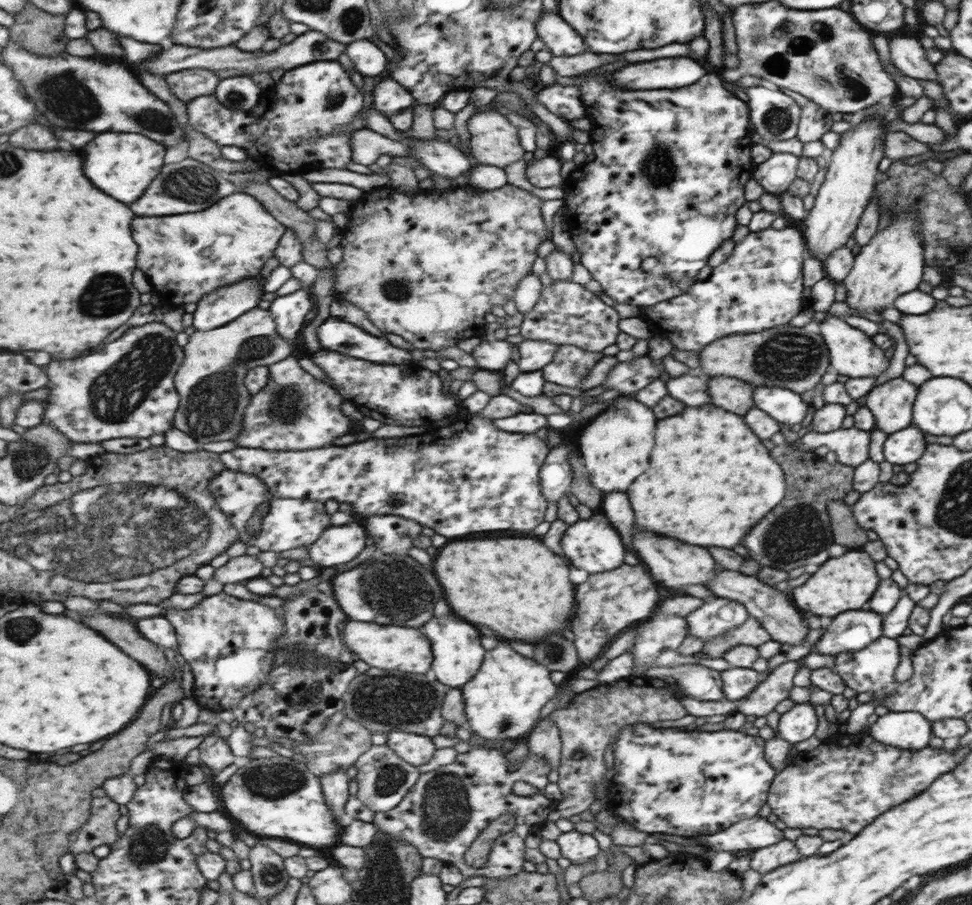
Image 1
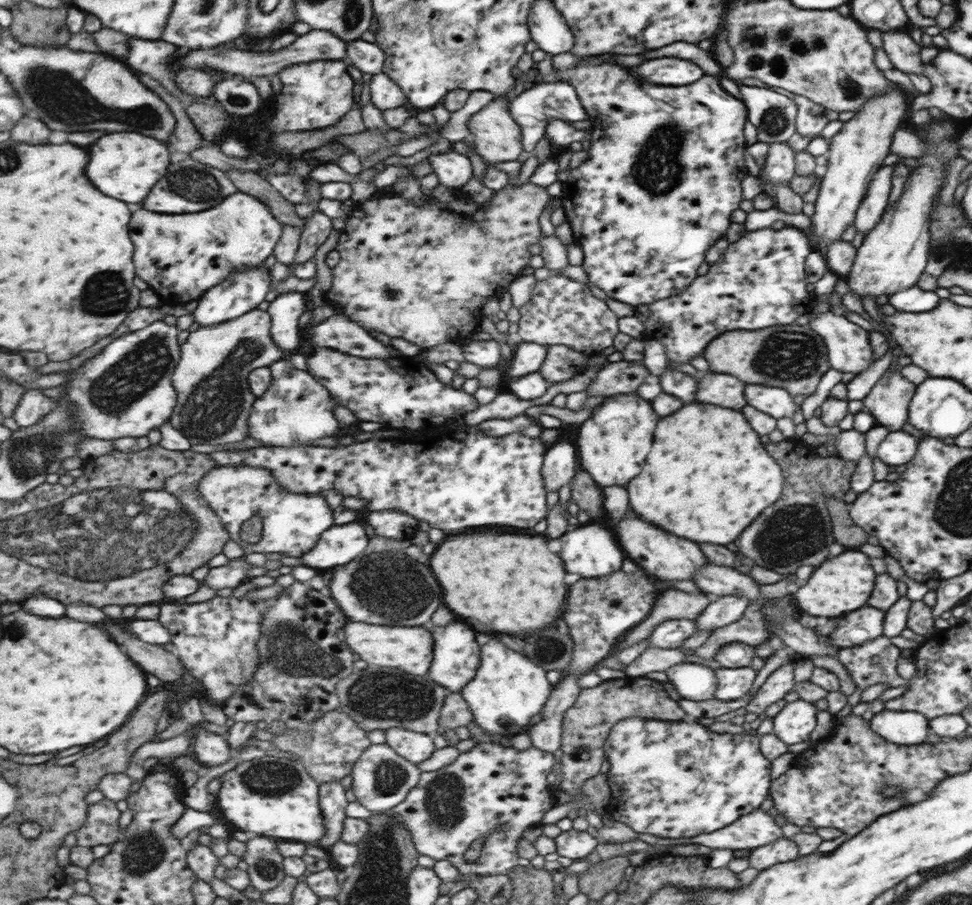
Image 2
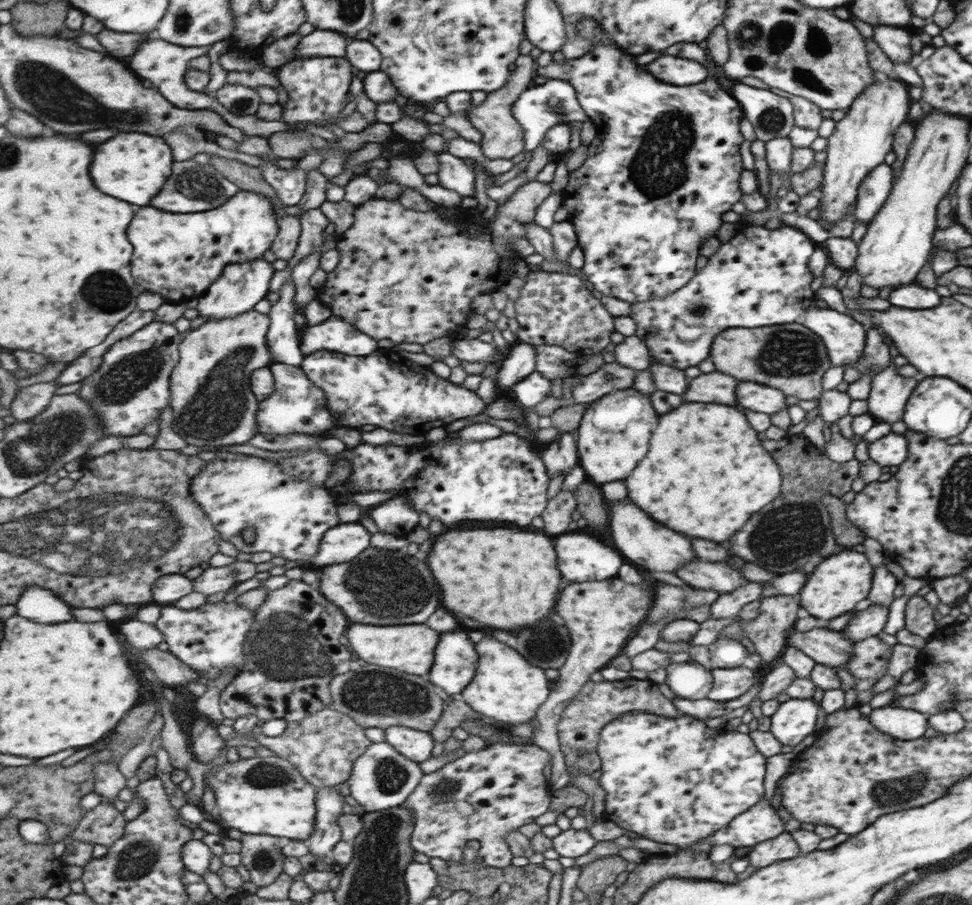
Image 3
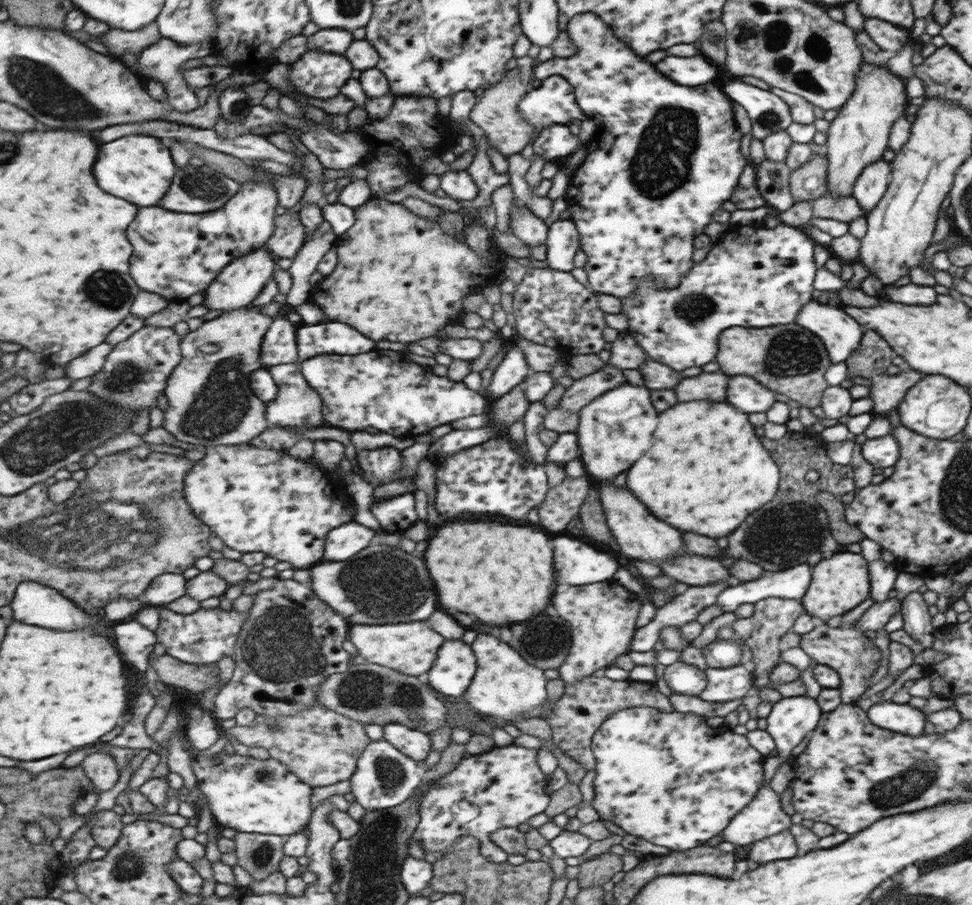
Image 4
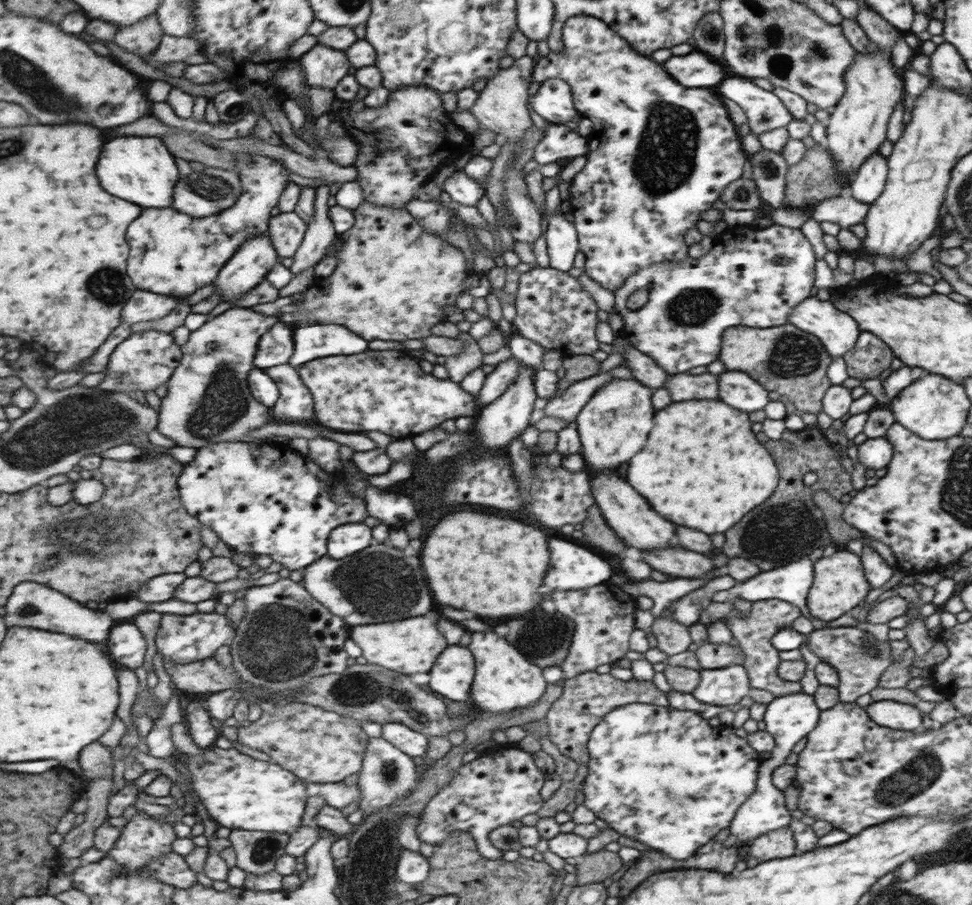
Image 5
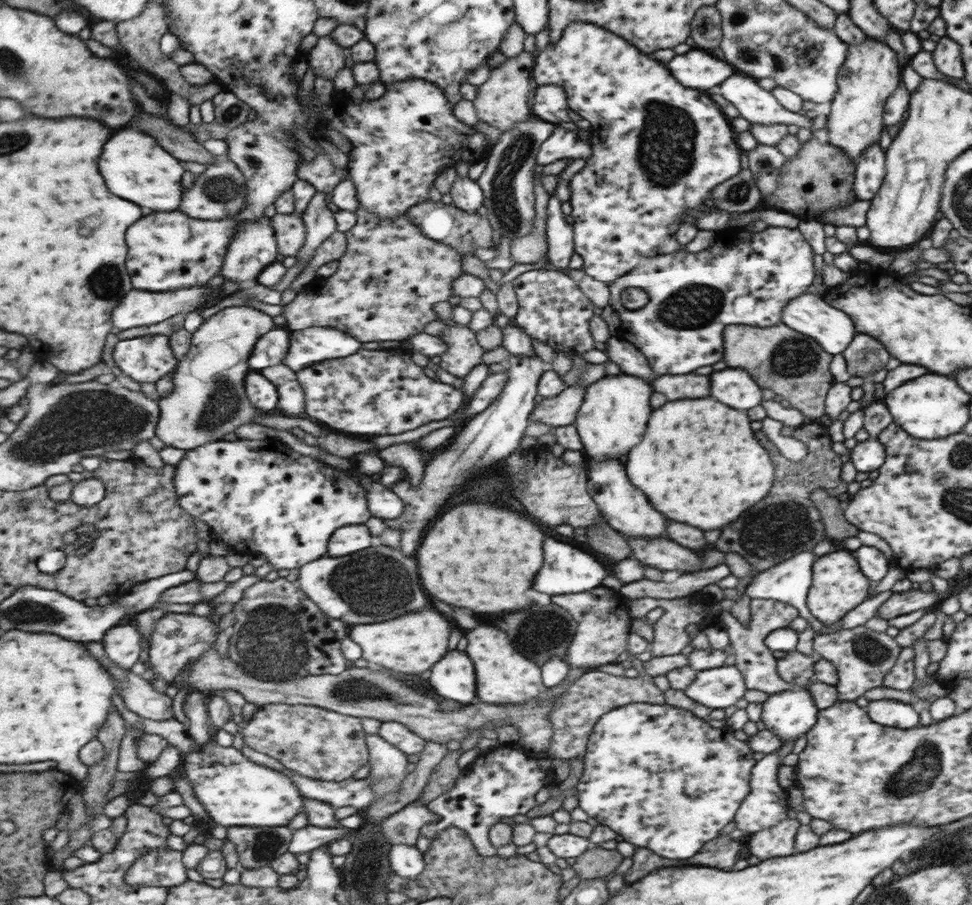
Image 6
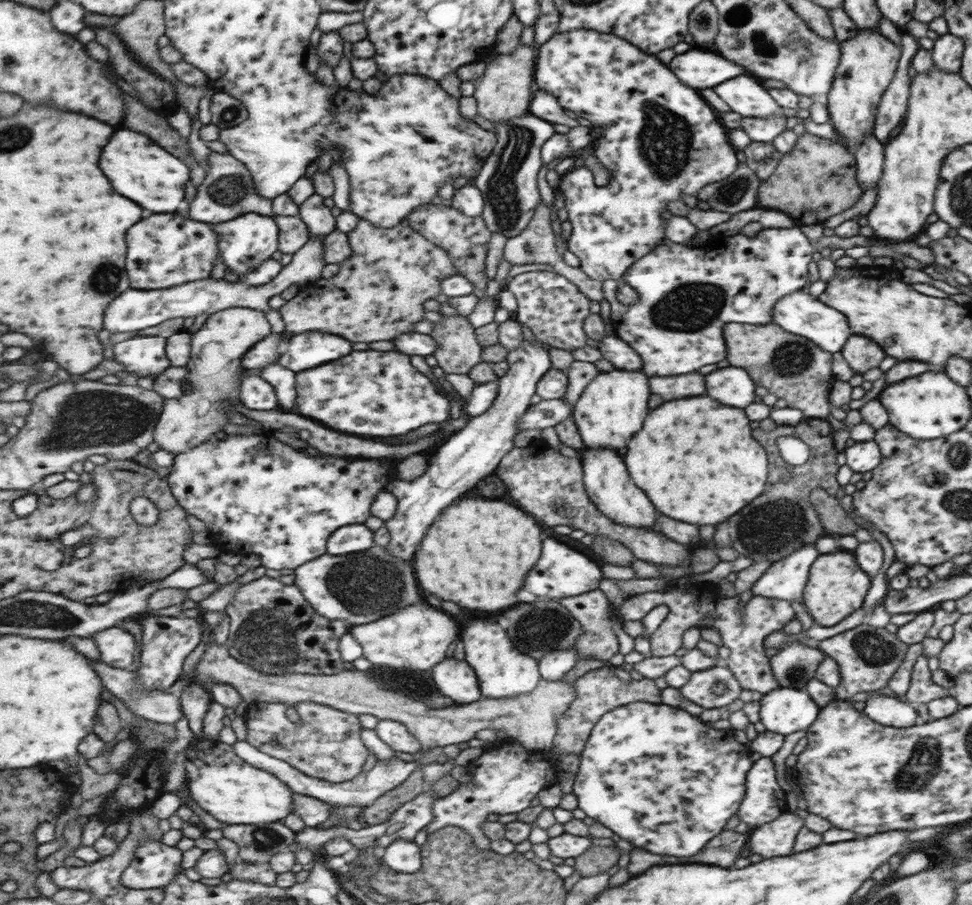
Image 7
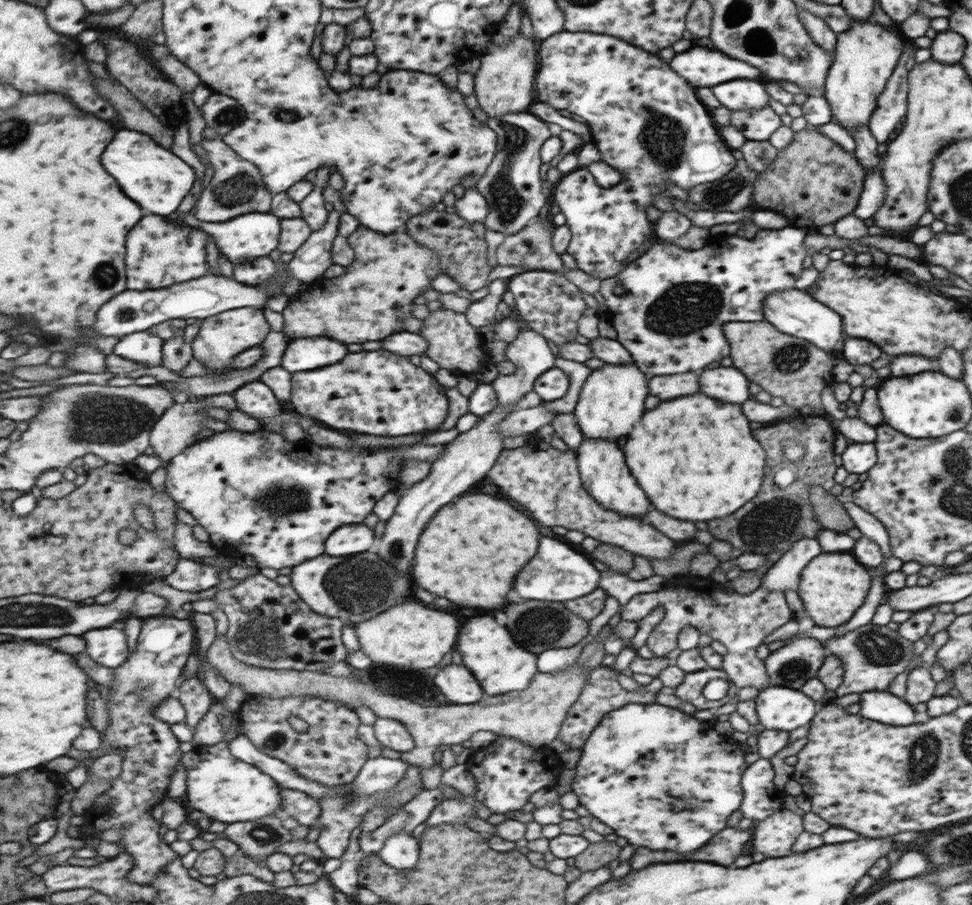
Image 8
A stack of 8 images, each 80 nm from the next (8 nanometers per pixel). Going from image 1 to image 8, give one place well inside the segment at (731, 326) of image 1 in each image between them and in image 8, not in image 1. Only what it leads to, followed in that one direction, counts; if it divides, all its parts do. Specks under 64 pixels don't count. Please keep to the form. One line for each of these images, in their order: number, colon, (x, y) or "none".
2: (759, 282)
3: (759, 277)
4: (754, 277)
5: (754, 277)
6: (747, 278)
7: (685, 294)
8: (694, 291)

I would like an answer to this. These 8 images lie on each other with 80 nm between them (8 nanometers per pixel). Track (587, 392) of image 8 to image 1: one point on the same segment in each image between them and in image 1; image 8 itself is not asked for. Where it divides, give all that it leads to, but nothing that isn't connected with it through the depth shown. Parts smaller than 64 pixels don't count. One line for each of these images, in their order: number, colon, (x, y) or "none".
1: (614, 445)
2: (611, 444)
3: (612, 435)
4: (613, 429)
5: (613, 424)
6: (613, 412)
7: (610, 409)

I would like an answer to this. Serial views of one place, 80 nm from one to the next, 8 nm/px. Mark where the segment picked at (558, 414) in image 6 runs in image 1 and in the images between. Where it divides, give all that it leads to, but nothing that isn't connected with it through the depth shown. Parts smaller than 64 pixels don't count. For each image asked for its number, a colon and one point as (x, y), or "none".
1: (626, 377)
2: (621, 377)
3: (611, 376)
4: (583, 390)
5: (565, 407)

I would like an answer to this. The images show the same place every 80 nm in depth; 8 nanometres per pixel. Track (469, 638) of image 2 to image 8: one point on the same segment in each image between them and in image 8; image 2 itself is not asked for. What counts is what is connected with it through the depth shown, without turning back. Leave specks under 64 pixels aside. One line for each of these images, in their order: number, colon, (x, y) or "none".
3: (455, 660)
4: (453, 672)
5: (452, 678)
6: (454, 679)
7: (456, 680)
8: (456, 684)

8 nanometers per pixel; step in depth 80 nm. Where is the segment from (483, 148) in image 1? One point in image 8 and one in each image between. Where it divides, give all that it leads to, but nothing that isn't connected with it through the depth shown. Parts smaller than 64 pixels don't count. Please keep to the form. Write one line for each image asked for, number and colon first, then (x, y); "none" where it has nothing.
2: (496, 137)
3: (502, 136)
4: (496, 112)
5: (500, 107)
6: (499, 102)
7: (501, 93)
8: (502, 85)

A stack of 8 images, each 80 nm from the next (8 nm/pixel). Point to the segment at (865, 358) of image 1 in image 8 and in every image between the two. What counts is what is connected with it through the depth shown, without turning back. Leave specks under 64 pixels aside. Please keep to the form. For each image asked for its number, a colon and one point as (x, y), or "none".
2: (848, 348)
3: (844, 338)
4: (841, 335)
5: (838, 332)
6: (809, 314)
7: (799, 313)
8: (794, 312)

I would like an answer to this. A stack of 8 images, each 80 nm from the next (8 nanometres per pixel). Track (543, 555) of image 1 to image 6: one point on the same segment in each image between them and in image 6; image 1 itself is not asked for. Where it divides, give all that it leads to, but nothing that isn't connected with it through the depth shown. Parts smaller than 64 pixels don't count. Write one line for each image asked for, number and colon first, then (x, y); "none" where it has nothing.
2: (511, 582)
3: (504, 578)
4: (499, 573)
5: (492, 566)
6: (478, 556)

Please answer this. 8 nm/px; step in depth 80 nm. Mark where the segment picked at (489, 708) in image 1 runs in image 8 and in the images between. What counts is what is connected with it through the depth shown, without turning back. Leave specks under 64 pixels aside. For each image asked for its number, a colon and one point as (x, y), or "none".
2: (508, 690)
3: (507, 689)
4: (506, 686)
5: (505, 680)
6: (506, 677)
7: (503, 672)
8: (486, 648)

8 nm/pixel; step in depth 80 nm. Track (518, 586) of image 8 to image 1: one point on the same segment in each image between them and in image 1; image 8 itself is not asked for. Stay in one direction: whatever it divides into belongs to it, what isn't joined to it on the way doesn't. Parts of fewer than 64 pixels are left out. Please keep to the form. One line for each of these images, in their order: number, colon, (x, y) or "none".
1: (592, 545)
2: (591, 551)
3: (584, 558)
4: (576, 563)
5: (572, 567)
6: (566, 570)
7: (562, 573)

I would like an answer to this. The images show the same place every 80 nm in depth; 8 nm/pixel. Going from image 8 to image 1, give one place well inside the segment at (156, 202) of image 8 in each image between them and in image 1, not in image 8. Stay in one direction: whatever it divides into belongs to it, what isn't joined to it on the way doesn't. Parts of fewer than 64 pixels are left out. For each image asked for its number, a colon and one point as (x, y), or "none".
1: (124, 165)
2: (127, 166)
3: (133, 166)
4: (140, 168)
5: (141, 169)
6: (136, 166)
7: (139, 169)

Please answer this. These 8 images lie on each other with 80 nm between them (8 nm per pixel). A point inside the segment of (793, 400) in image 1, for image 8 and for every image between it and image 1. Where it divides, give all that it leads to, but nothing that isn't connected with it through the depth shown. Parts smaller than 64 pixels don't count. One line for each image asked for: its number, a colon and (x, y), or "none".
2: (776, 402)
3: (754, 396)
4: (744, 393)
5: (745, 394)
6: (733, 387)
7: (732, 386)
8: (729, 385)

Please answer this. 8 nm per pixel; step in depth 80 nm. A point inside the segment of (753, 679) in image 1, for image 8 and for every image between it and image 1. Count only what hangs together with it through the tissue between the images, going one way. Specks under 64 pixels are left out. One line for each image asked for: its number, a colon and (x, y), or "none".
2: (731, 683)
3: (727, 683)
4: (722, 684)
5: (721, 686)
6: (720, 687)
7: (696, 689)
8: (689, 689)

